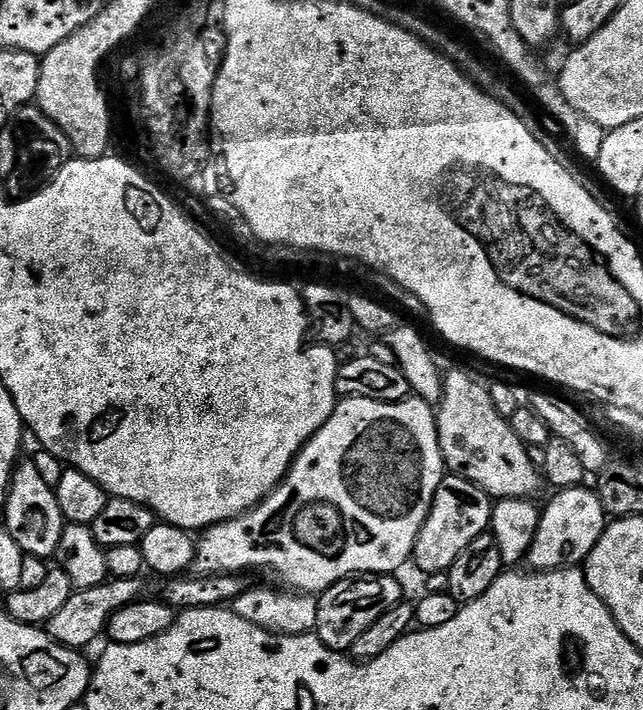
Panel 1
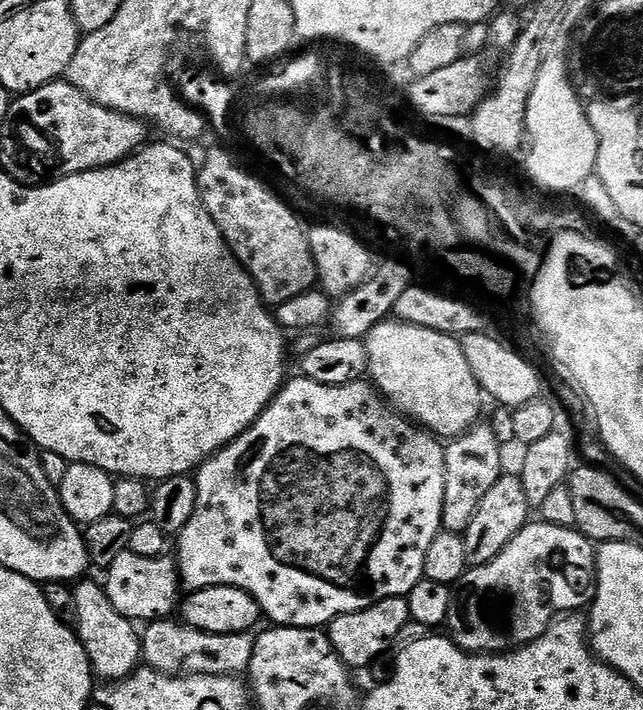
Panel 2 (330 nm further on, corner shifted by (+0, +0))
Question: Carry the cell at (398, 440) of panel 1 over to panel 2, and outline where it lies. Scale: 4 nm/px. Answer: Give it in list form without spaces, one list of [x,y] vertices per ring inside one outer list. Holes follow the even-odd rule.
[[[303,374],[297,375],[297,380],[289,379],[251,428],[227,444],[211,460],[204,461],[195,473],[198,502],[190,522],[186,522],[178,534],[179,583],[183,587],[185,584],[188,592],[214,586],[234,586],[246,590],[246,594],[258,602],[267,619],[269,616],[271,623],[281,628],[323,629],[334,618],[366,610],[374,606],[374,602],[382,602],[382,598],[407,597],[408,592],[425,579],[426,550],[430,550],[430,542],[434,542],[442,530],[446,494],[444,449],[445,445],[433,433],[421,430],[397,412],[371,383],[363,379],[342,386],[322,386],[322,382],[307,380]]]

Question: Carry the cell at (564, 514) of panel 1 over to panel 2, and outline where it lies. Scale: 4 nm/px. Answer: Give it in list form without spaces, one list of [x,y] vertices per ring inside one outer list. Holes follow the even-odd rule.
[[[529,522],[525,524],[524,529],[522,529],[493,560],[477,568],[469,568],[468,571],[464,573],[464,577],[460,579],[458,595],[455,597],[452,609],[448,612],[448,619],[446,621],[446,628],[449,628],[447,631],[450,633],[451,640],[453,640],[462,651],[477,654],[503,654],[505,652],[515,652],[517,648],[525,648],[530,641],[536,640],[541,634],[548,631],[561,614],[572,614],[580,610],[576,608],[587,609],[589,605],[591,605],[596,590],[597,551],[597,545],[589,540],[588,537],[583,536],[575,527],[563,528],[562,526],[554,526],[553,524],[543,522]]]

